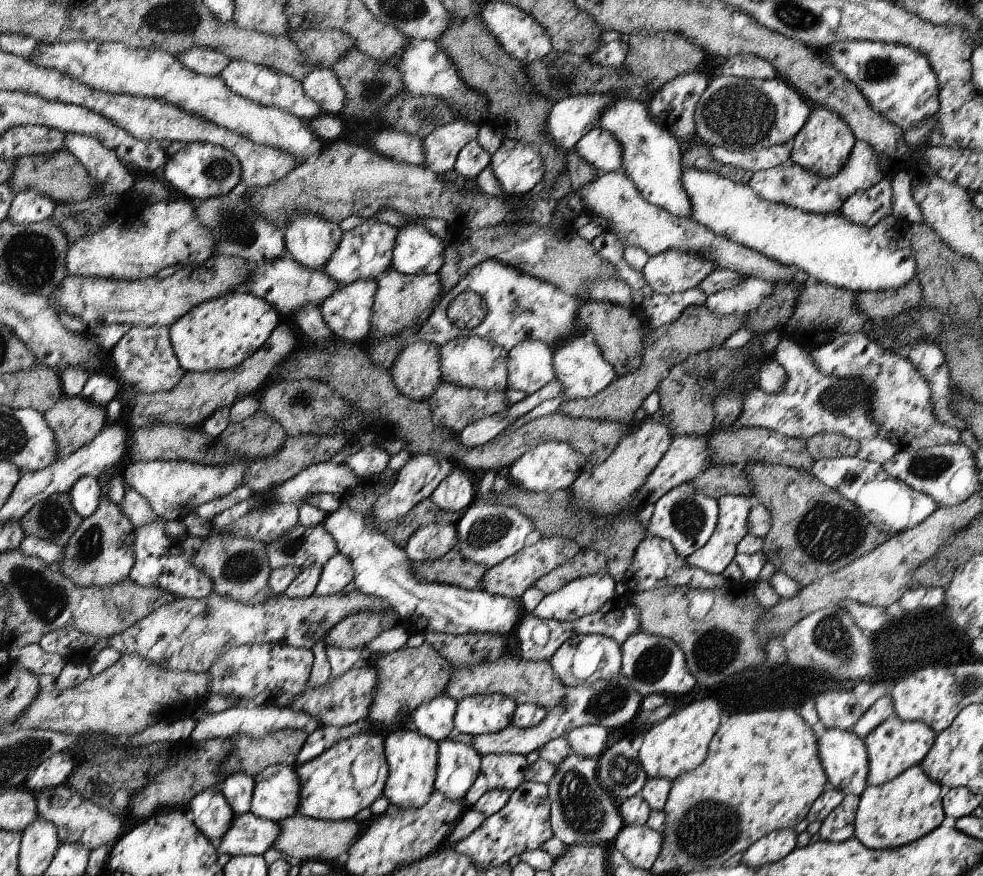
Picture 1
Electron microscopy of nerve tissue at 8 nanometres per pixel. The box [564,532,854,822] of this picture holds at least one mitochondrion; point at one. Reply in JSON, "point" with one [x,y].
{"point":[713,647]}

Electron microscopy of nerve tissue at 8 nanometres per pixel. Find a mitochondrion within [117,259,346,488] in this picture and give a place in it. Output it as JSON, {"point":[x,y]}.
{"point":[306,393]}

